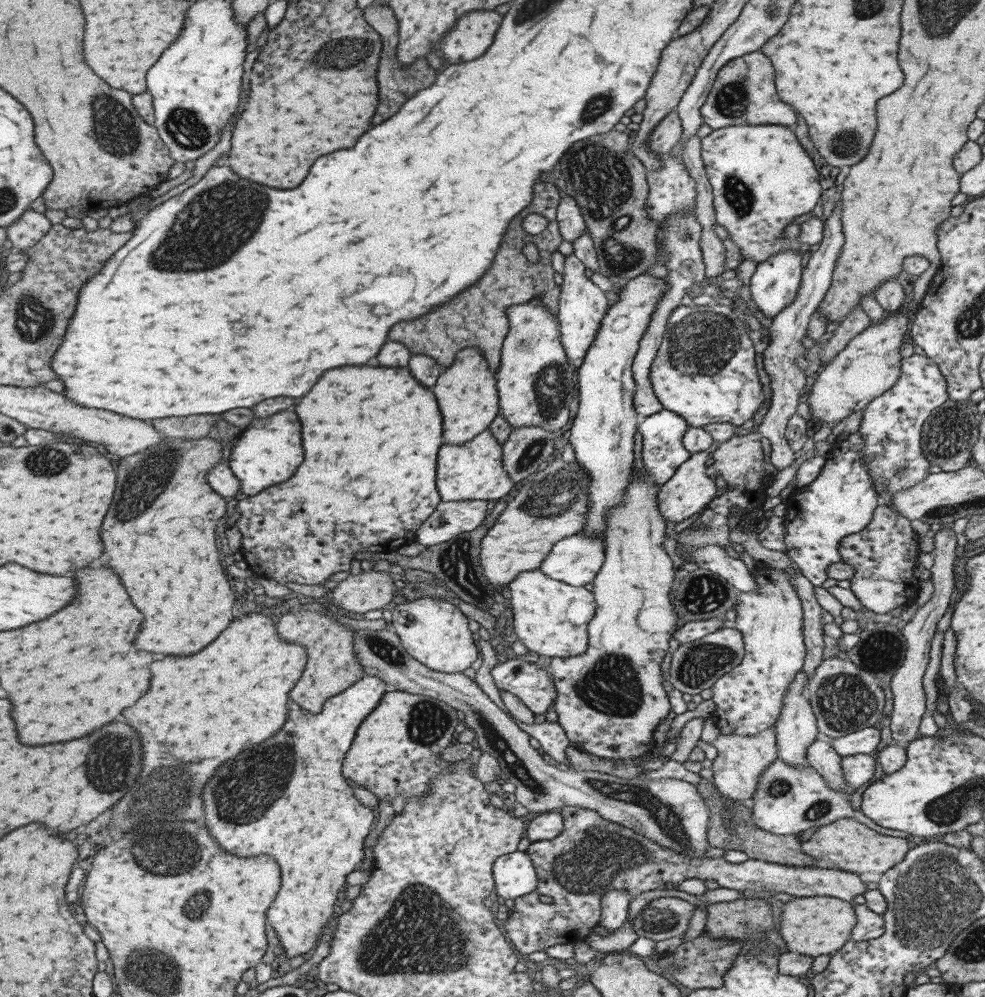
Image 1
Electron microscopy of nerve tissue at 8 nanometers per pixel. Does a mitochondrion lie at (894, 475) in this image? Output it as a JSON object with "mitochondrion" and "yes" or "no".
{"mitochondrion":"yes"}

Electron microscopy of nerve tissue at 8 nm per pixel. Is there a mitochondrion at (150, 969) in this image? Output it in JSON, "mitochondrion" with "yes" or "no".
{"mitochondrion":"yes"}

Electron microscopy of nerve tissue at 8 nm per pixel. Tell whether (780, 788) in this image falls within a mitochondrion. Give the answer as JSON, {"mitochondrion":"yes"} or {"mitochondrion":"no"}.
{"mitochondrion":"yes"}

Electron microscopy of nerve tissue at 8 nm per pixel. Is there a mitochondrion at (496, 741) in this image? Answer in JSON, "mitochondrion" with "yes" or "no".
{"mitochondrion":"yes"}

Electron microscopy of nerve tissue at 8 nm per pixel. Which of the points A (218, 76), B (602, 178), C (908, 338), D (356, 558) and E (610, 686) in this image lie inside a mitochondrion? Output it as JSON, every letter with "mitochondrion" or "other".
{"A":"other","B":"mitochondrion","C":"other","D":"other","E":"mitochondrion"}

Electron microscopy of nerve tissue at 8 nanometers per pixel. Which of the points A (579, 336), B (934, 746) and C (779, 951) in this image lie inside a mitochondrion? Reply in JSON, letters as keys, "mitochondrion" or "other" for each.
{"A":"other","B":"other","C":"other"}

